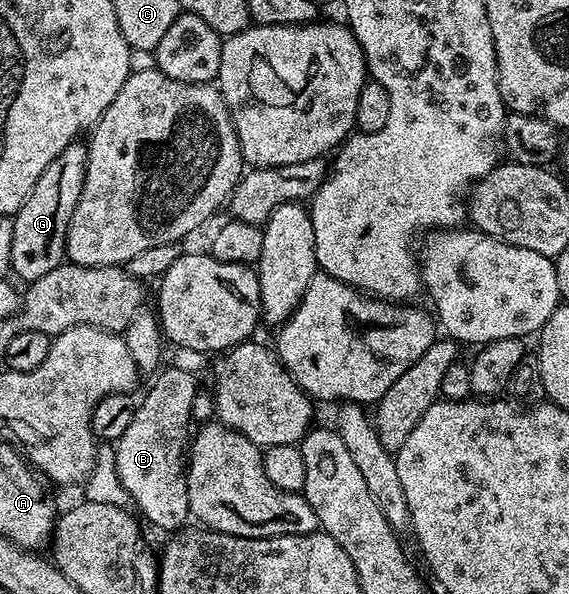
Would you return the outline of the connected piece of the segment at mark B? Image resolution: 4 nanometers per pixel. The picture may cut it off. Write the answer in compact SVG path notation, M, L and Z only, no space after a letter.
M180 367L163 368L153 378L154 383L144 397L137 402L134 418L126 427L126 431L115 442L115 467L118 477L126 489L129 498L136 501L143 515L156 527L173 533L182 529L190 517L189 489L186 464L188 461L188 446L192 429L192 403L198 394L195 377L186 369Z

